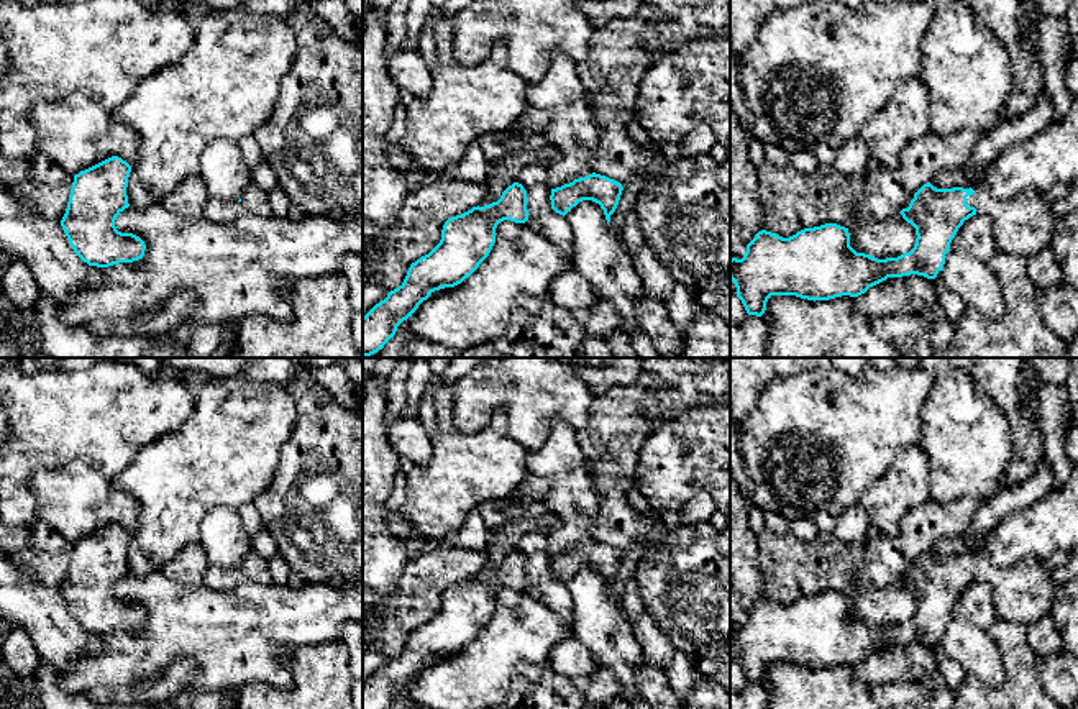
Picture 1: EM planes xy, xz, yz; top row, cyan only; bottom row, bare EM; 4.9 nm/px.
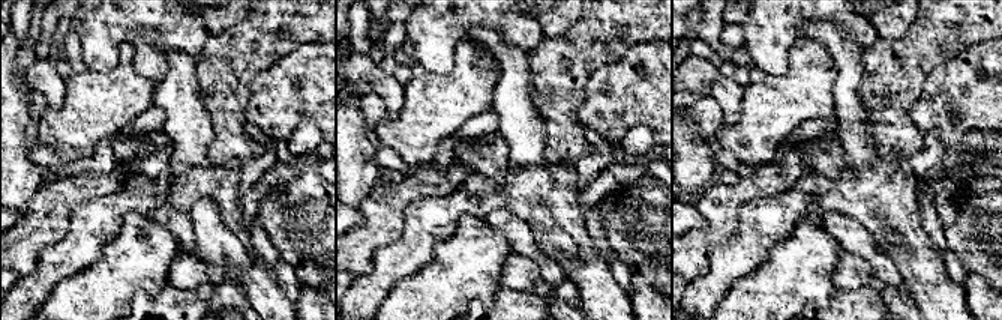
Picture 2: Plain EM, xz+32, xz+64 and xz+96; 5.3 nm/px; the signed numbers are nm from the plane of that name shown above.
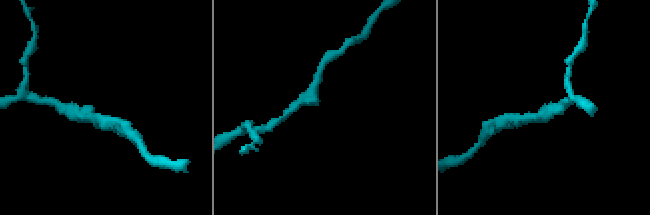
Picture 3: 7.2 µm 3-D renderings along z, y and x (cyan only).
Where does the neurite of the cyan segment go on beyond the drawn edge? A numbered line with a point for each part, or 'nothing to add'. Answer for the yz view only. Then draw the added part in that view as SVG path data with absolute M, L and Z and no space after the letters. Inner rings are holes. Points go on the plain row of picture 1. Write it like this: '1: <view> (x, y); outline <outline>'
1: yz (1023, 593); outline M986 551L963 553L963 556L970 555L975 561L966 565L966 573L993 588L1001 619L1030 625L1052 612L1055 571L1047 569L1040 558L1025 558L999 568Z

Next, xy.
1: xy (255, 568); outline M251 551L244 556L240 569L208 565L203 574L203 584L217 591L231 591L244 581L272 583L269 560Z

